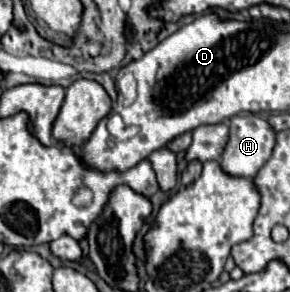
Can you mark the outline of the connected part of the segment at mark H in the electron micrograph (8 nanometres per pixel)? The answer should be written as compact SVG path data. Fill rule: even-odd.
M236 115L230 119L228 143L220 157L220 167L230 177L252 179L270 159L274 131L260 115Z

